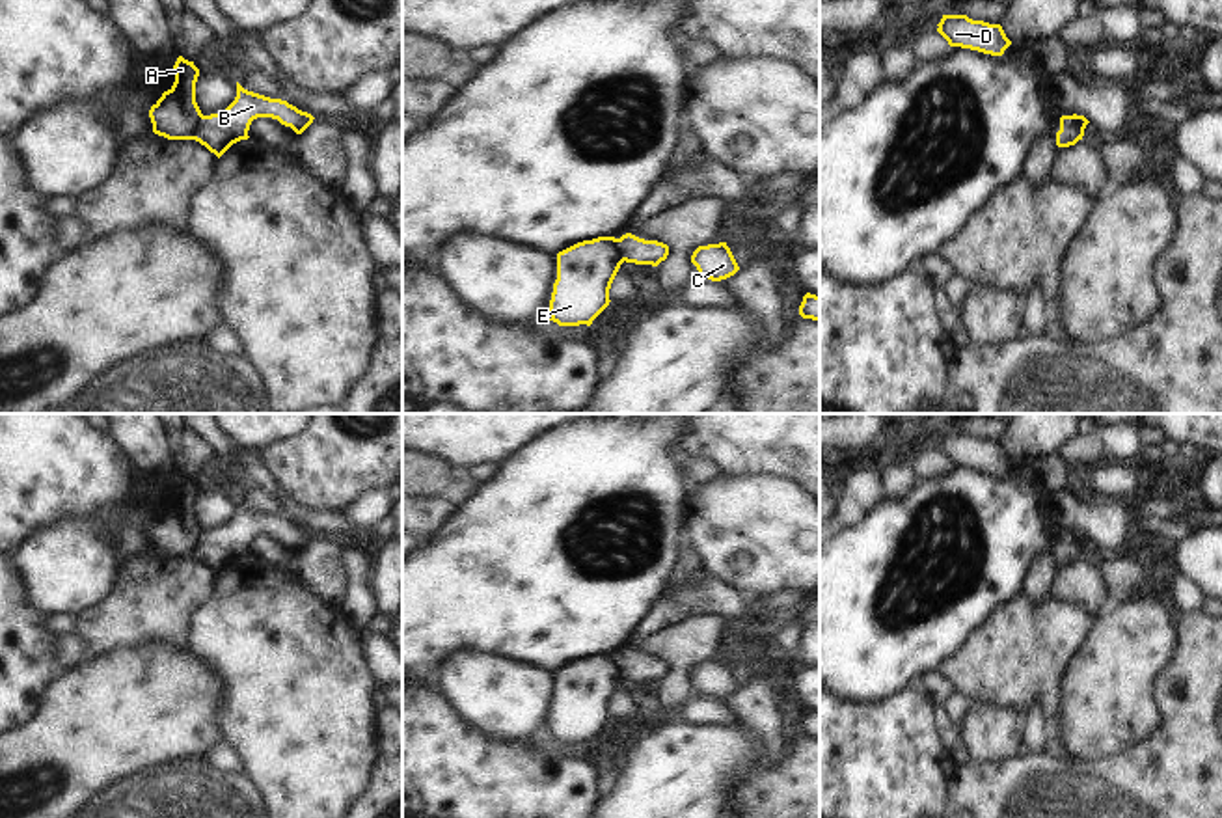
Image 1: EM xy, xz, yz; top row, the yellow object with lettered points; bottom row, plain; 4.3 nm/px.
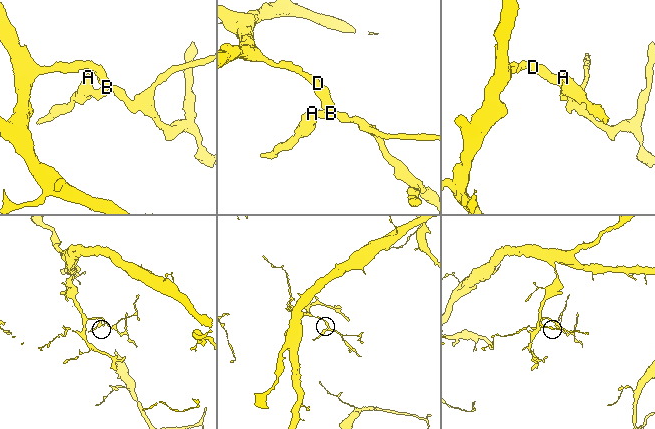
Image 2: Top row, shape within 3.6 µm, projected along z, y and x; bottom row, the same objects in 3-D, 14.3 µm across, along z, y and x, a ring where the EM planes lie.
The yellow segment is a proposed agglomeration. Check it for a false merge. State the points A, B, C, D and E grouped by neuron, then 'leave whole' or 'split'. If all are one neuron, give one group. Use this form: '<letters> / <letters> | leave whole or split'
A E / B C D | split

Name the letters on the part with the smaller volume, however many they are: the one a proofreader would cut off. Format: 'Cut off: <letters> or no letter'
Cut off: A, E

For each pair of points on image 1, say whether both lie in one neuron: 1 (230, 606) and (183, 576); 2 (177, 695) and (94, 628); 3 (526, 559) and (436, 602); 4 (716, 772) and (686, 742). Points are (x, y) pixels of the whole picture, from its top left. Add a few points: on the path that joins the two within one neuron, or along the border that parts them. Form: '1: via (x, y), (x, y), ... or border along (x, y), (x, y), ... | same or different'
1: border along (218, 576), (215, 593), (194, 619), (192, 634) | different
2: border along (162, 643), (116, 649), (90, 658) | different
3: via (503, 574), (494, 582), (459, 595) | same
4: via (708, 764), (693, 749) | same

